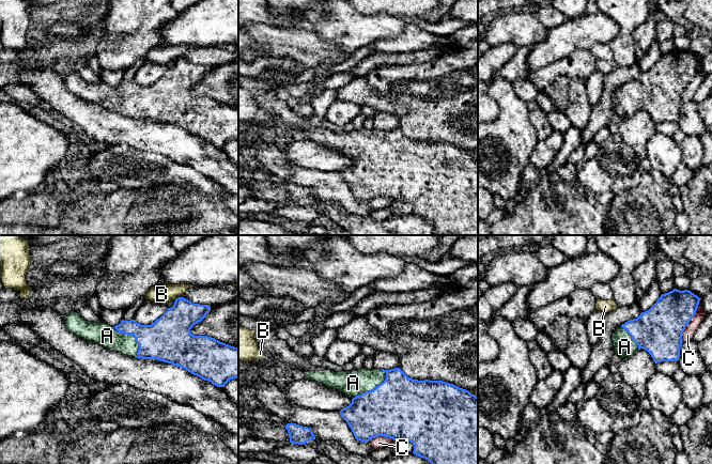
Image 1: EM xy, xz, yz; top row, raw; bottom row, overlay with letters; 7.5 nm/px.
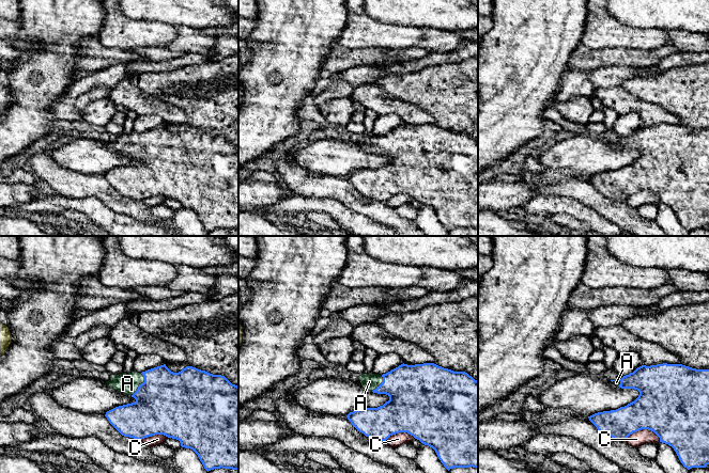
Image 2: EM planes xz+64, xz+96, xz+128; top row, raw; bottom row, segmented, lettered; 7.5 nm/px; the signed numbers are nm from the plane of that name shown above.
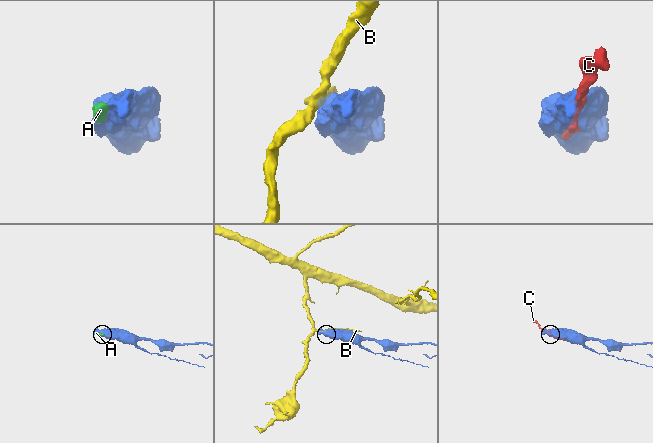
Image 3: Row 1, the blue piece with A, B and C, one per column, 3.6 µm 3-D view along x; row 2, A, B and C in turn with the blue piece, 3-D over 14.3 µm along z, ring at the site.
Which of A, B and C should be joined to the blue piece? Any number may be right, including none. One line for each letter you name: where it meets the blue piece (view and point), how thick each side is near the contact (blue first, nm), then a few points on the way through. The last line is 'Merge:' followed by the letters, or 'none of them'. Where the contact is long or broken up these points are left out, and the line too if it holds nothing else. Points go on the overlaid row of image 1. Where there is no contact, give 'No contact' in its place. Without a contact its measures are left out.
A: Touches blue at xz (373, 389). Thickness 480 nm (blue) against 190 nm
Merge: A

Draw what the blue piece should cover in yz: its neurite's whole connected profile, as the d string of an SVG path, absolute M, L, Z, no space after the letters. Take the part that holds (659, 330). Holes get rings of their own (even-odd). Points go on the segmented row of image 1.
M688 290L662 294L649 310L614 331L615 354L626 358L644 349L655 364L678 361L682 332L695 316L700 299Z

